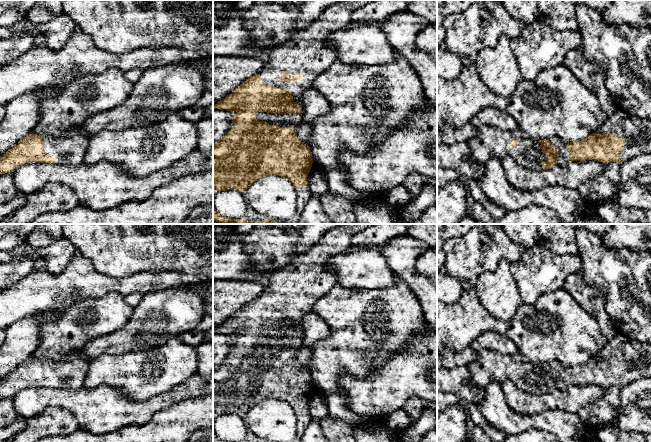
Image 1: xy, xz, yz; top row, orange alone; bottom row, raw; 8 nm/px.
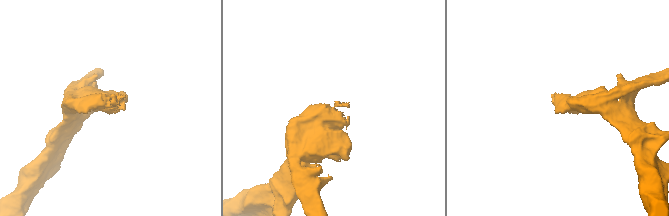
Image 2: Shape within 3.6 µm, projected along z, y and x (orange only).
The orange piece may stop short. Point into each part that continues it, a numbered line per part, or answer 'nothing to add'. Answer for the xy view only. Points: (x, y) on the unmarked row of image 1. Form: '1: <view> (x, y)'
1: xy (69, 371)

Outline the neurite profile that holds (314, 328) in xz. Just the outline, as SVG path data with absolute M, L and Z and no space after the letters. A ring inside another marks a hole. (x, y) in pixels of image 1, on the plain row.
M313 311L304 315L301 322L302 347L294 351L297 361L304 368L311 369L311 347L318 341L323 341L331 336L327 323Z

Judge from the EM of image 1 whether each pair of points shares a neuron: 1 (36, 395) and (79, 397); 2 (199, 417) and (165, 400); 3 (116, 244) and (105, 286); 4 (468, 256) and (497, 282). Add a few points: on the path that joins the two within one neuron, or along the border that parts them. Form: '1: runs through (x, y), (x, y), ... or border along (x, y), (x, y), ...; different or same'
1: runs through (47, 397), (68, 397); same
2: border along (195, 396), (161, 408), (153, 417); different
3: border along (90, 261), (100, 273), (113, 277), (131, 275); different
4: border along (507, 261), (473, 283); different

